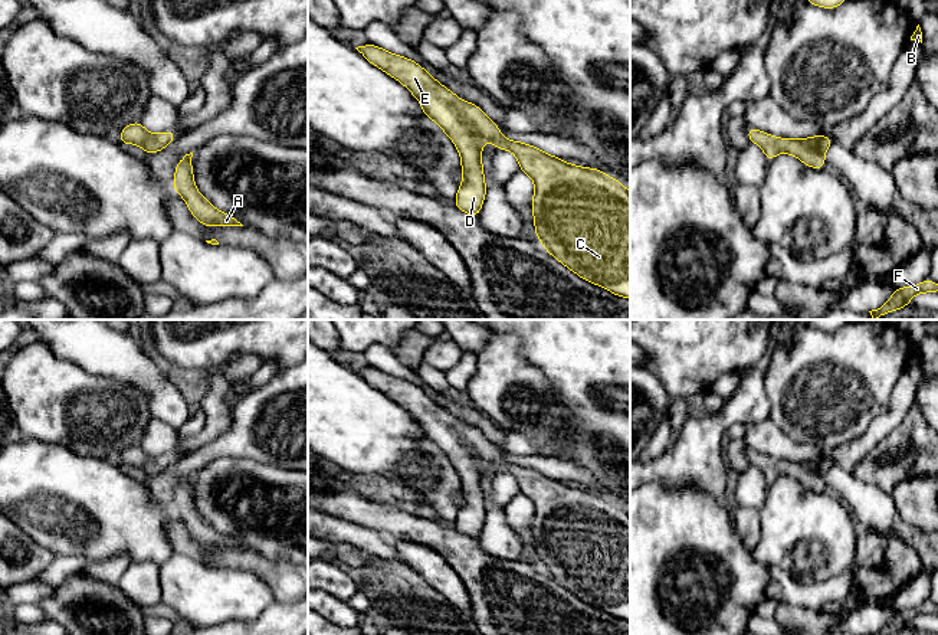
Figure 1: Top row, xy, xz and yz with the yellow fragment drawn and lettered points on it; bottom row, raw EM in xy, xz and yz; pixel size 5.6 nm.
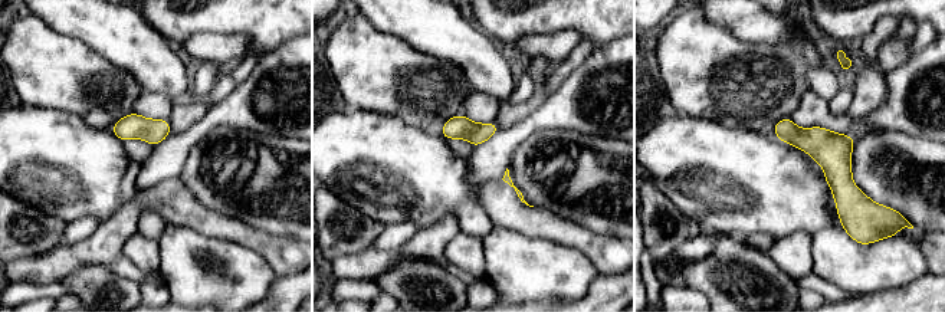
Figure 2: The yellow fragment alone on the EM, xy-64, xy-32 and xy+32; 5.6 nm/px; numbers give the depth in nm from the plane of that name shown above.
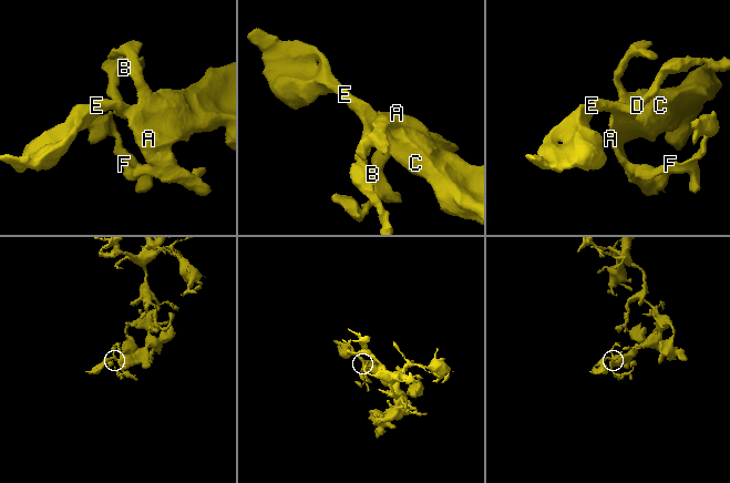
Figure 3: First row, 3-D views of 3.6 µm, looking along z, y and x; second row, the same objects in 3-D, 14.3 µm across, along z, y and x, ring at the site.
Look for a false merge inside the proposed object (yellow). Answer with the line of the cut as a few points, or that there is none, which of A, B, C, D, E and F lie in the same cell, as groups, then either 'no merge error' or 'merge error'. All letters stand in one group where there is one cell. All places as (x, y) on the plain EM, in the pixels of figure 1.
no cut | A B C D E F | no merge error

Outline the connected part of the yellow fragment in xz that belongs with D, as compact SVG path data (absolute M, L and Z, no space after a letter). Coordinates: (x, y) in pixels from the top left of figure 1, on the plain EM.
M371 366L355 371L400 403L455 465L463 492L453 524L459 533L478 540L483 527L482 464L512 474L535 505L534 547L545 573L583 602L630 622L630 515L620 503L504 461L478 428L457 420L420 386Z

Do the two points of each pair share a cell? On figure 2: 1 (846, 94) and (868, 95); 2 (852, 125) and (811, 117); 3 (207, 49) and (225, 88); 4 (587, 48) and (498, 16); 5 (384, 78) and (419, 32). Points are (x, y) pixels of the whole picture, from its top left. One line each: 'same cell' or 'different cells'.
1: different cells
2: same cell
3: different cells
4: different cells
5: different cells

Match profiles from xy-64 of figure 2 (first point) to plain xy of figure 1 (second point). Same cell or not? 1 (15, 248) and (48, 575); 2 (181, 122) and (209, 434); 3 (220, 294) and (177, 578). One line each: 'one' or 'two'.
1: two
2: one
3: one

